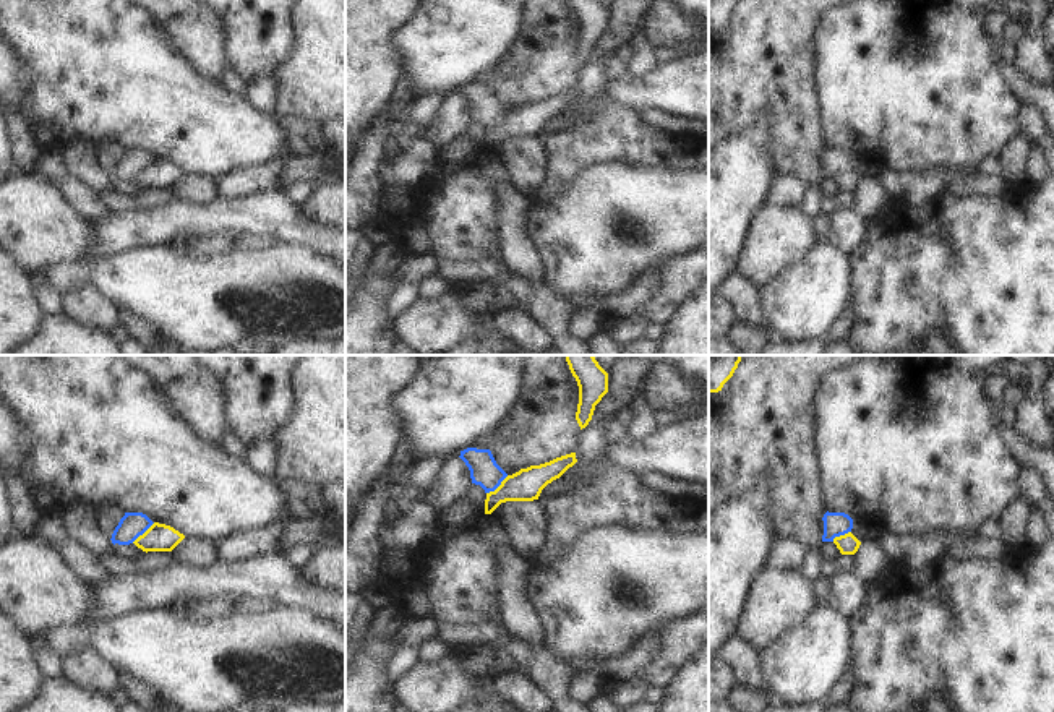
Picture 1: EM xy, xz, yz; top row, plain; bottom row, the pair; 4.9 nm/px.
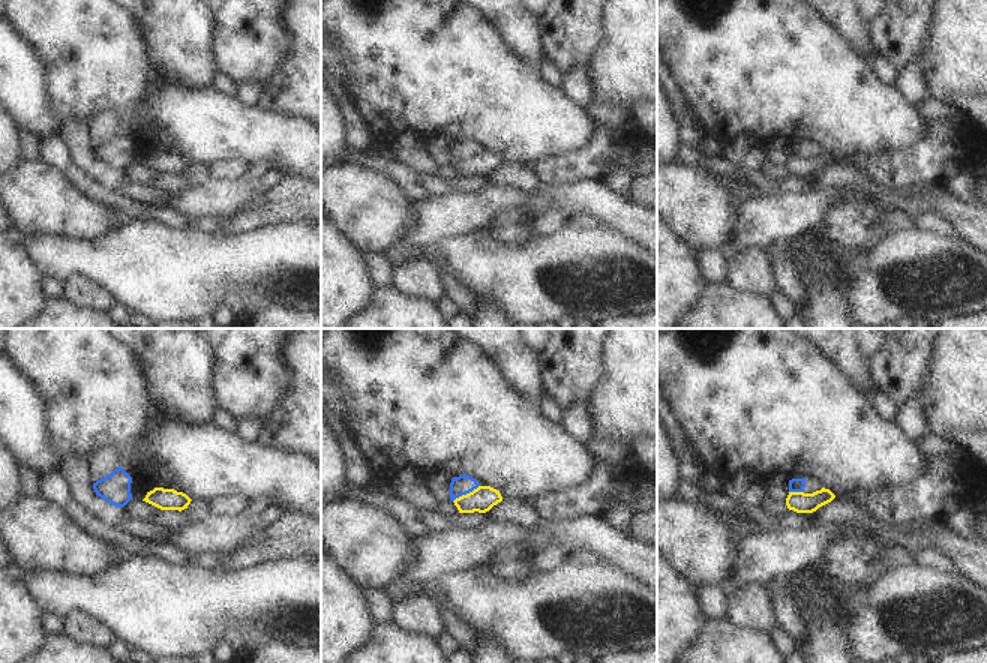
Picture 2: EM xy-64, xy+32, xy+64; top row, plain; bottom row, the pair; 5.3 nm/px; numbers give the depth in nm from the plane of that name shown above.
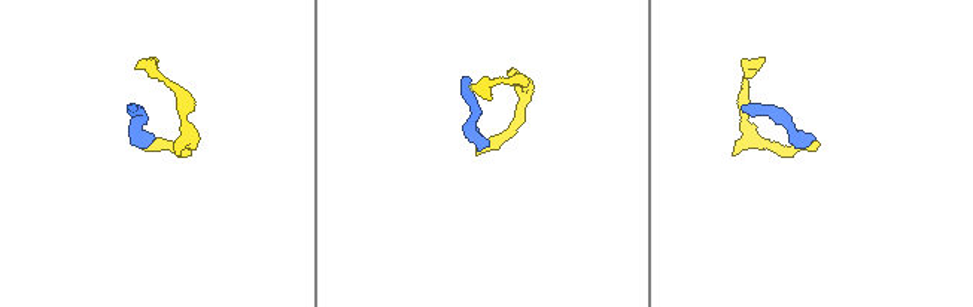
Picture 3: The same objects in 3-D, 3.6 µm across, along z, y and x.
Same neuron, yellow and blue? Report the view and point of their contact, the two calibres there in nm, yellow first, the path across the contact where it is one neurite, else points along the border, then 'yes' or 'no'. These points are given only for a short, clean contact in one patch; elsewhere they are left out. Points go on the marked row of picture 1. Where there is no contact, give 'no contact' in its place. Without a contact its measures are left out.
meets yellow in xz at (498, 487); 160 nm thick on the yellow side, 140 nm on the other; border along xz (508, 476), (487, 493); no

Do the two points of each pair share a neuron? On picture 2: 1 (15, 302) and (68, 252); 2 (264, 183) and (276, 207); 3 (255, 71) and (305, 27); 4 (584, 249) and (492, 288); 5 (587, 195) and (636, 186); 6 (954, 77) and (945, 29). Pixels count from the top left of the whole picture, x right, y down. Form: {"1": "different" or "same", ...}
{"1": "different", "2": "different", "3": "different", "4": "same", "5": "different", "6": "same"}

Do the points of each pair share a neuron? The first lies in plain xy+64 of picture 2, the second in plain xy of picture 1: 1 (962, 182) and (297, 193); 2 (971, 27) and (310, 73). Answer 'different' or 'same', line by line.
1: same
2: same

